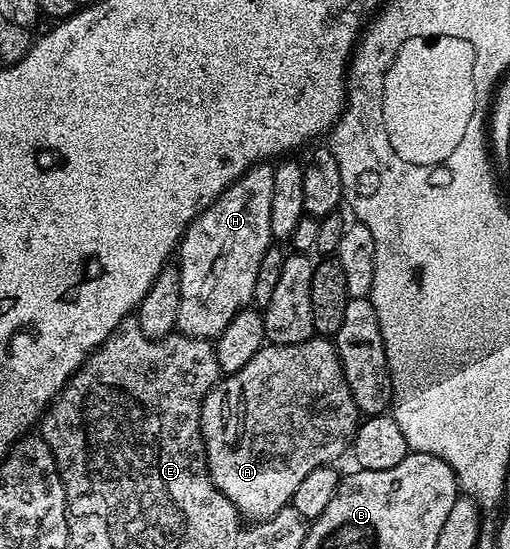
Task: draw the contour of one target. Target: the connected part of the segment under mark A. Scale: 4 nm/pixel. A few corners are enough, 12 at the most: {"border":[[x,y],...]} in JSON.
{"border":[[333,340],[267,343],[202,404],[247,522],[351,448]]}

